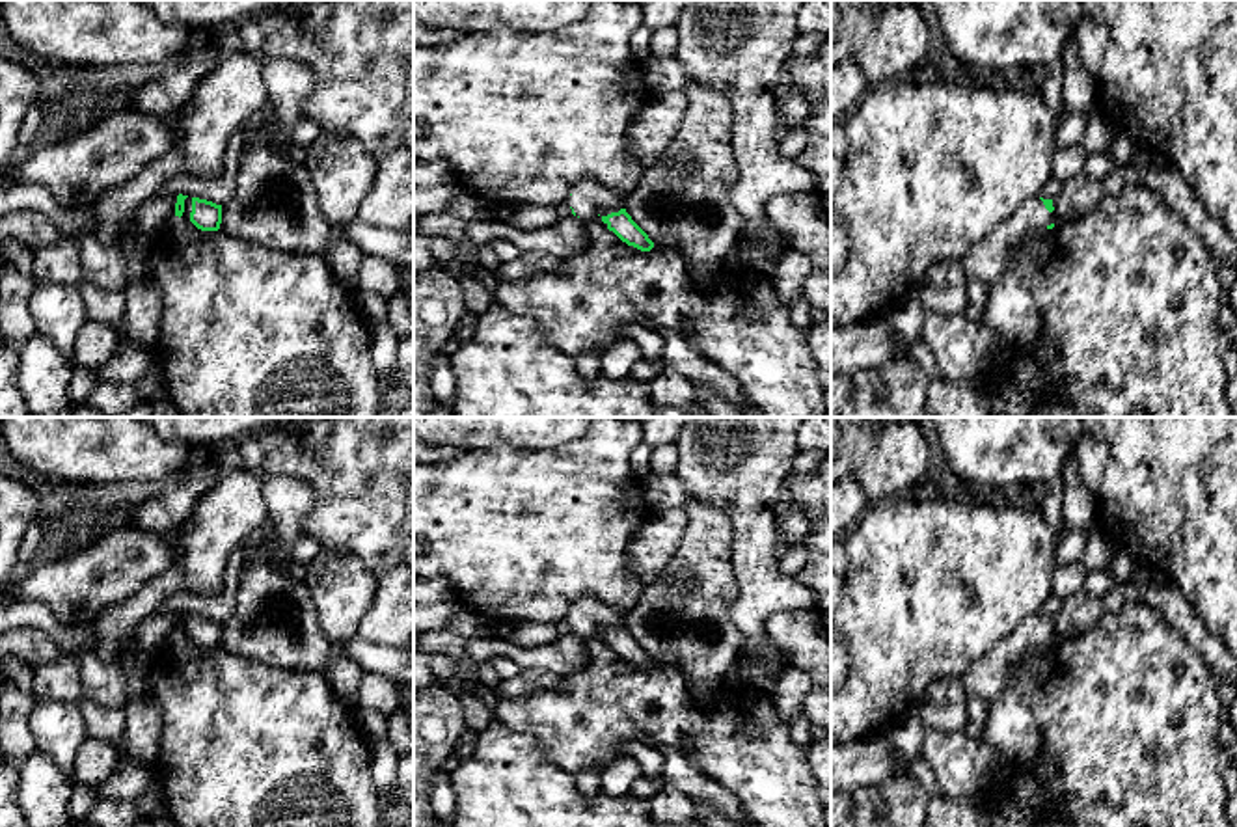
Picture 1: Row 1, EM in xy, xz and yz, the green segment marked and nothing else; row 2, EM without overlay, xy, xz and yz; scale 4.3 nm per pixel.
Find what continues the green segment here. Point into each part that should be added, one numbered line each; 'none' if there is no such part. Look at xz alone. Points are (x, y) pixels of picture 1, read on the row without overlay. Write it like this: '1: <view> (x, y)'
1: xz (591, 615)

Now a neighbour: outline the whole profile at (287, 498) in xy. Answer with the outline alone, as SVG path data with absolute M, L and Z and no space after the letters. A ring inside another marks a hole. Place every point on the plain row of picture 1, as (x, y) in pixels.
M266 475L261 490L274 522L274 542L270 548L246 548L244 564L251 551L268 557L274 548L291 549L304 533L302 520L313 503L313 488L296 477Z

